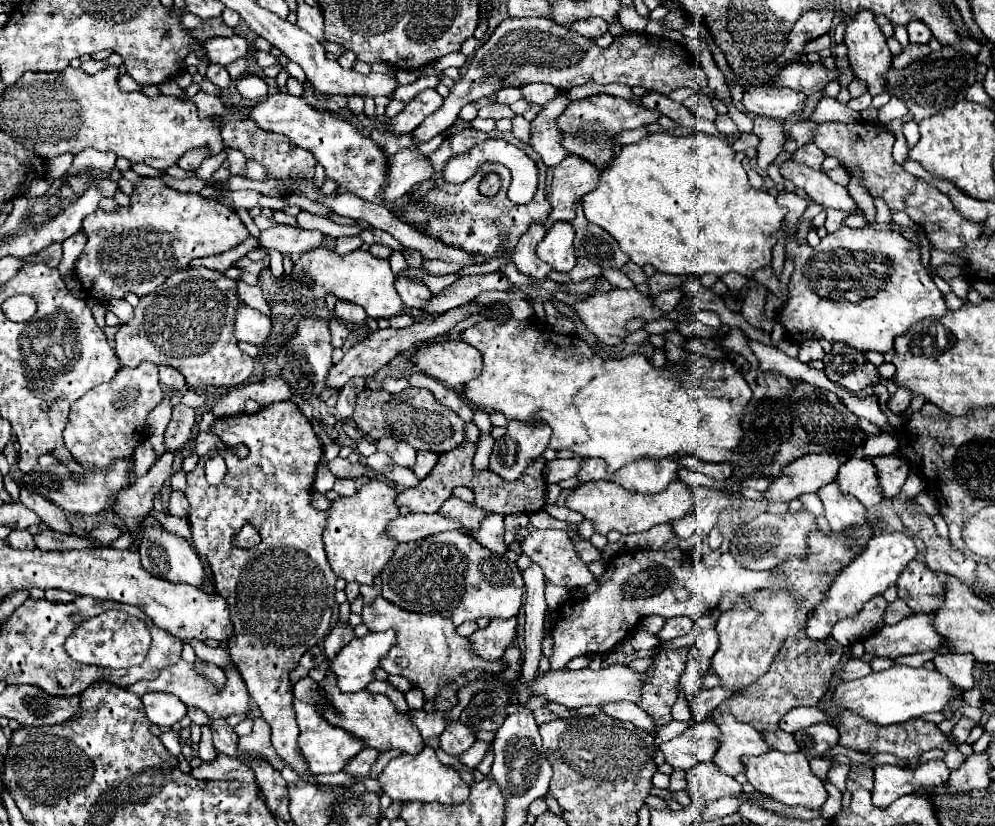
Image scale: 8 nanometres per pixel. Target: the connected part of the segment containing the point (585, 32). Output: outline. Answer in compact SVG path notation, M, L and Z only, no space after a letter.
M582 18L582 20L576 20L570 28L586 38L598 38L604 32L608 32L608 22L602 18Z

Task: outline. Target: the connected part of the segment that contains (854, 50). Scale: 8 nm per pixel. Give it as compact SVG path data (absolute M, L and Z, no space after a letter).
M858 10L858 14L846 22L844 44L848 46L848 60L850 60L850 66L852 66L854 74L860 80L866 80L868 92L872 96L882 94L884 92L884 80L882 80L882 76L892 66L892 52L886 46L886 36L882 34L880 26L874 22L872 10Z

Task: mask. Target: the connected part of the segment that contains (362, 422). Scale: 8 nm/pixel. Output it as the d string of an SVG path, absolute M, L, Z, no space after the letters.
M366 388L358 394L352 420L372 440L392 436L408 442L416 450L430 450L436 454L444 454L464 442L462 418L450 408L442 406L430 390L420 390L420 388L406 388L400 394Z

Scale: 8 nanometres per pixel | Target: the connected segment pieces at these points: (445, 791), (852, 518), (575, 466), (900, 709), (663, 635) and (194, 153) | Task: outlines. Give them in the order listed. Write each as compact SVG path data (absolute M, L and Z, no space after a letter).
M424 746L424 750L416 756L408 756L402 754L394 760L388 762L388 766L384 768L384 772L378 776L378 782L382 784L384 794L388 794L392 800L402 800L402 802L410 802L410 800L418 800L418 802L440 802L440 804L456 804L456 802L464 802L464 798L468 798L468 784L460 778L460 772L444 766L438 758L434 748Z
M836 482L822 486L816 494L824 504L824 516L832 532L844 532L852 526L862 526L870 522L866 516L866 508L860 506L856 498L842 492Z
M570 458L570 460L552 460L546 462L544 466L544 478L546 482L560 482L566 478L574 478L580 470L580 460L578 458Z
M892 666L882 672L872 672L866 678L836 686L832 694L832 702L842 710L860 714L868 722L888 726L888 724L900 724L918 718L928 712L940 712L958 694L962 694L962 690L954 690L954 684L938 670L930 672L926 668Z
M678 616L678 618L668 618L664 628L658 632L658 640L666 642L666 640L674 640L678 636L684 636L692 630L692 620L688 616Z
M190 150L188 154L184 154L180 160L178 160L178 166L186 172L192 172L200 166L200 162L208 158L208 150Z

